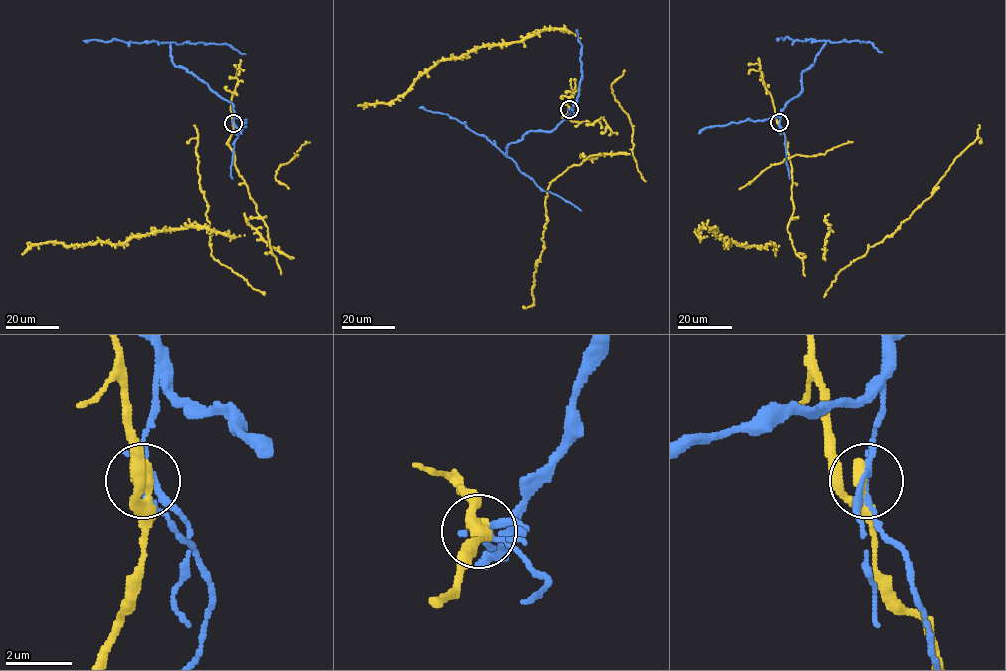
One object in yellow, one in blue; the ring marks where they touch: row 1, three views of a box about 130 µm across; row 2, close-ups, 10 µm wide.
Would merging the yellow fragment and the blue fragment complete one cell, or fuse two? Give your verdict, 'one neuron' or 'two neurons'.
two neurons

